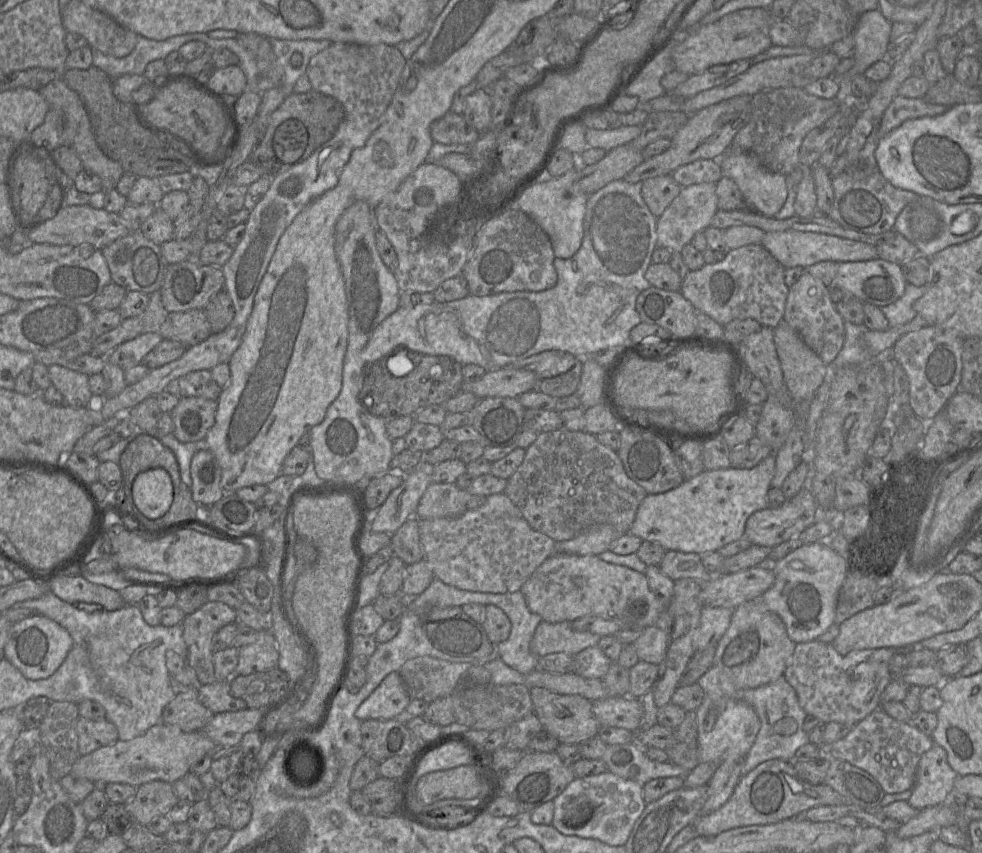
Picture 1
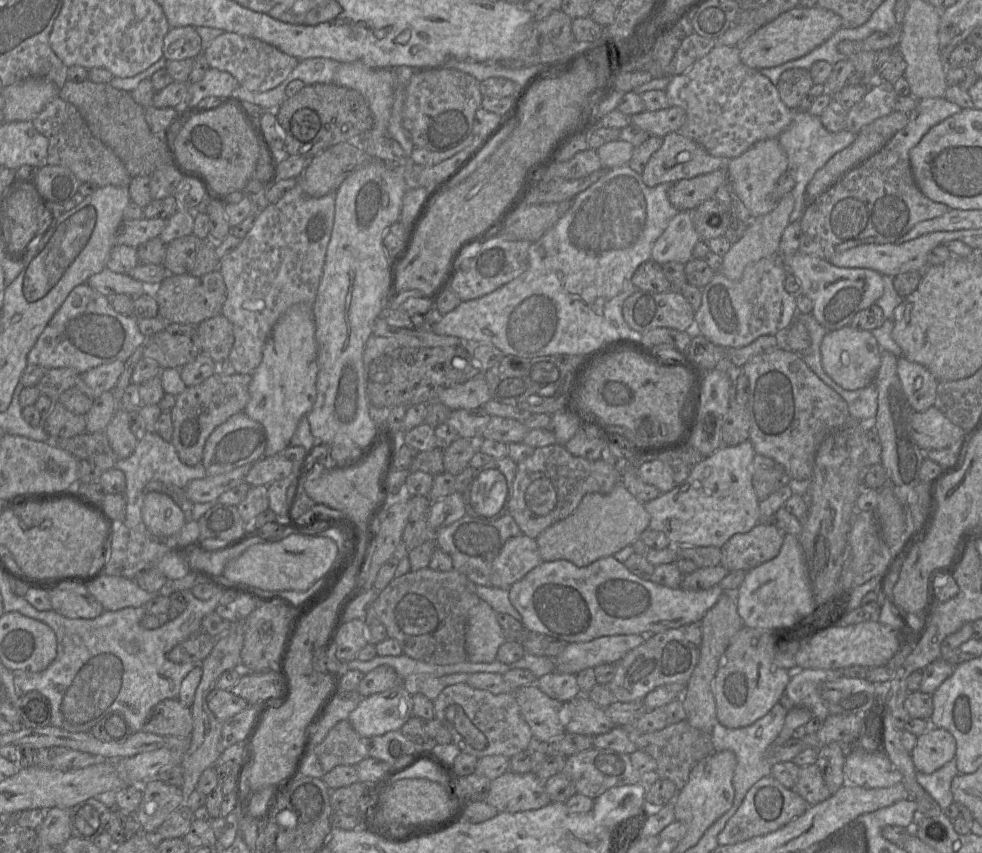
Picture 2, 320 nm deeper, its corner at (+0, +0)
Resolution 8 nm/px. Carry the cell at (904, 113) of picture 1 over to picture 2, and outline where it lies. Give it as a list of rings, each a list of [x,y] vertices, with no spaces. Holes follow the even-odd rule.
[[[945,98],[918,101],[916,108],[909,113],[905,128],[898,131],[880,151],[849,170],[816,200],[807,204],[800,219],[801,238],[798,251],[828,261],[833,256],[862,244],[895,243],[917,223],[942,216],[949,211],[946,204],[929,199],[919,189],[912,173],[909,153],[931,128],[961,111],[960,106]]]

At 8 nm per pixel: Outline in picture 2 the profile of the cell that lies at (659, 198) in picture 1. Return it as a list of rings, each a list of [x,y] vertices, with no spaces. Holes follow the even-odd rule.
[[[724,167],[708,174],[699,175],[691,179],[682,179],[675,182],[668,191],[670,203],[678,211],[692,211],[705,200],[713,198],[717,189],[728,184],[728,173]]]

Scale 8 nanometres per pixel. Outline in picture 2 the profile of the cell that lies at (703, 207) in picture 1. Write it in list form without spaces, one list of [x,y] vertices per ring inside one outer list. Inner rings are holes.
[[[679,211],[655,242],[651,260],[663,265],[677,262],[685,265],[692,257],[692,251],[700,237],[694,227],[691,211]]]

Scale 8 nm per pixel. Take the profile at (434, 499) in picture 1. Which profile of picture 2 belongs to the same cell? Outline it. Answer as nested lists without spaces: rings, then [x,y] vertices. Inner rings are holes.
[[[509,513],[496,520],[480,519],[466,514],[454,523],[439,529],[435,533],[435,542],[438,548],[450,555],[454,570],[465,575],[476,585],[494,587],[491,582],[494,559],[509,538],[521,534],[521,529]]]

